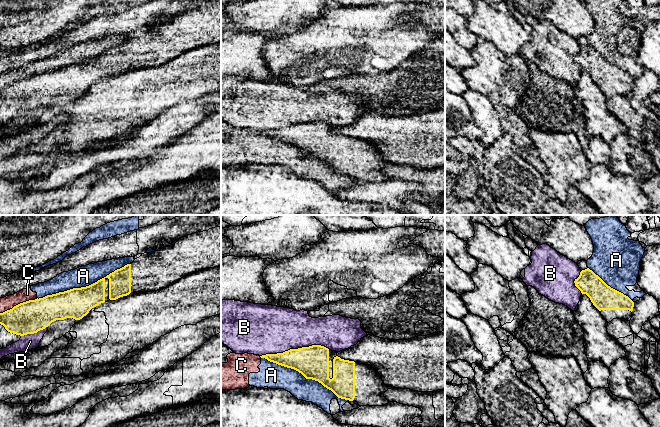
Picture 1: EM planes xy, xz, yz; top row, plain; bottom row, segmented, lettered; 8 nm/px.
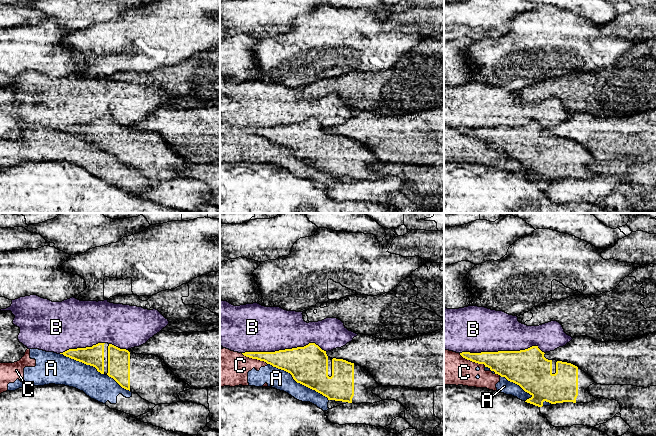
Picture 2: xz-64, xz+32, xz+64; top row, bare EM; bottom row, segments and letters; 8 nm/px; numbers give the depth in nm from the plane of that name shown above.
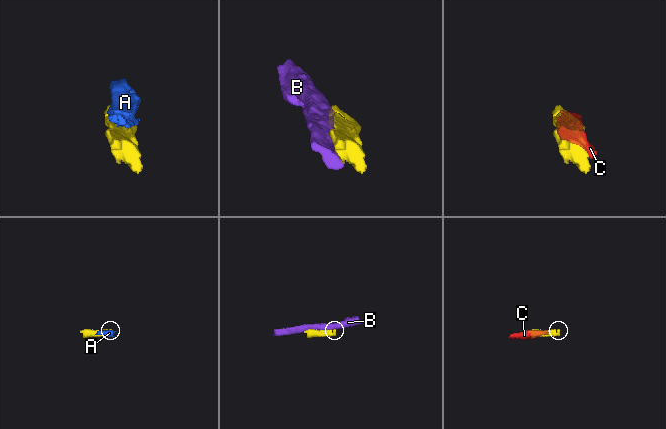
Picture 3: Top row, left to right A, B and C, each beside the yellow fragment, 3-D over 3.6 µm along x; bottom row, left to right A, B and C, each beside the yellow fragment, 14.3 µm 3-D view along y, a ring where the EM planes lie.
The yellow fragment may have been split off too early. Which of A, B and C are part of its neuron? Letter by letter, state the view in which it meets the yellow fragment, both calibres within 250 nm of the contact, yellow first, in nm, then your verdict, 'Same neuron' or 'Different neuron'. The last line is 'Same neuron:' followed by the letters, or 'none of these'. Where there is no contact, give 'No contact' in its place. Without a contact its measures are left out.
A: Touches yellow in xy. Thickness 240 nm (yellow) against 160 nm. Different neuron
B: Touches yellow in xz. Thickness 260 nm (yellow) against 380 nm. Different neuron
C: Touches yellow in xy. Thickness 260 nm (yellow) against 110 nm. Different neuron
Same neuron: none of these

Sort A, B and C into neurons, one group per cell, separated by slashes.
A C / B

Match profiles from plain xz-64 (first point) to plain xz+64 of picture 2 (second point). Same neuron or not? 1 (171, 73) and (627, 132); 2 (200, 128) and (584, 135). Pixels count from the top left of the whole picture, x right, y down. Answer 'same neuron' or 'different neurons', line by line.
1: different neurons
2: same neuron

